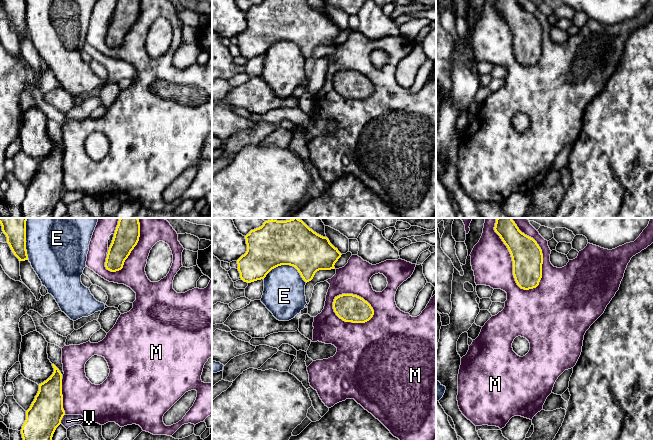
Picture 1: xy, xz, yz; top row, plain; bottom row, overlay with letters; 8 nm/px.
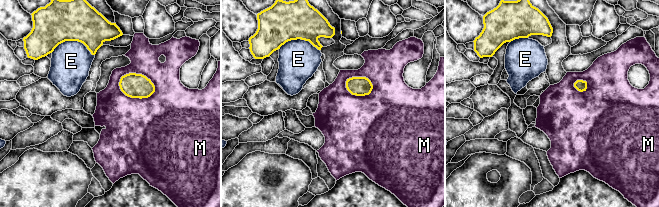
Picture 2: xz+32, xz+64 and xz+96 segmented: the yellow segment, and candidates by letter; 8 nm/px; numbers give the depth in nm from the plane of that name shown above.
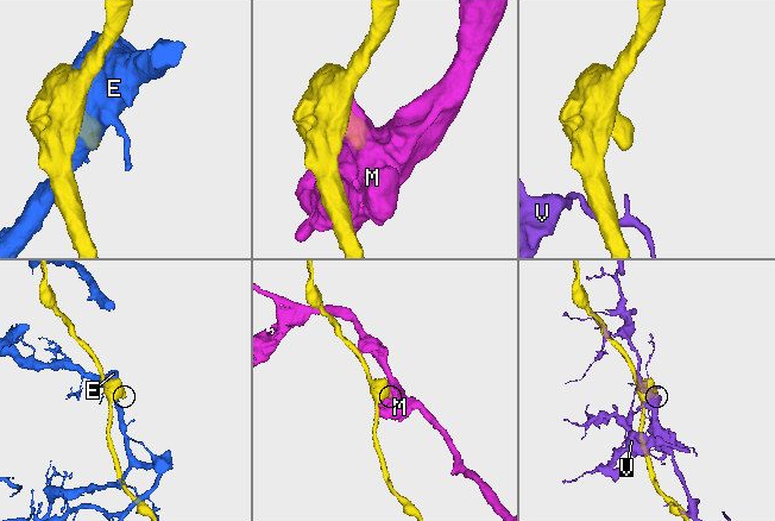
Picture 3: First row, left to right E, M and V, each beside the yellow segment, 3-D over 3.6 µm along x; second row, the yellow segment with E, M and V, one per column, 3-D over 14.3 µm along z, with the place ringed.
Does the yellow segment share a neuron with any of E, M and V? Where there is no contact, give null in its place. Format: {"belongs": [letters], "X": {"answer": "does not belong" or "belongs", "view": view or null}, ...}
{"belongs": [], "E": {"answer": "does not belong", "view": "xz"}, "M": {"answer": "does not belong", "view": "yz"}, "V": {"answer": "does not belong", "view": "xy"}}

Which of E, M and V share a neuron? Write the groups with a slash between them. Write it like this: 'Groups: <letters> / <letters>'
Groups: E / M / V

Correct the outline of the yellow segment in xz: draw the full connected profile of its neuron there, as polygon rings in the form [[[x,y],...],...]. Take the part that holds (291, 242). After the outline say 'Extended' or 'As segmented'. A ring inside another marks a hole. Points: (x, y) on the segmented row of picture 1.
[[[299,218],[265,221],[261,227],[251,230],[245,239],[247,251],[237,260],[237,269],[241,280],[247,283],[264,279],[272,269],[281,265],[295,267],[307,283],[317,271],[335,269],[334,265],[342,255],[327,237],[314,232]]]. As segmented

